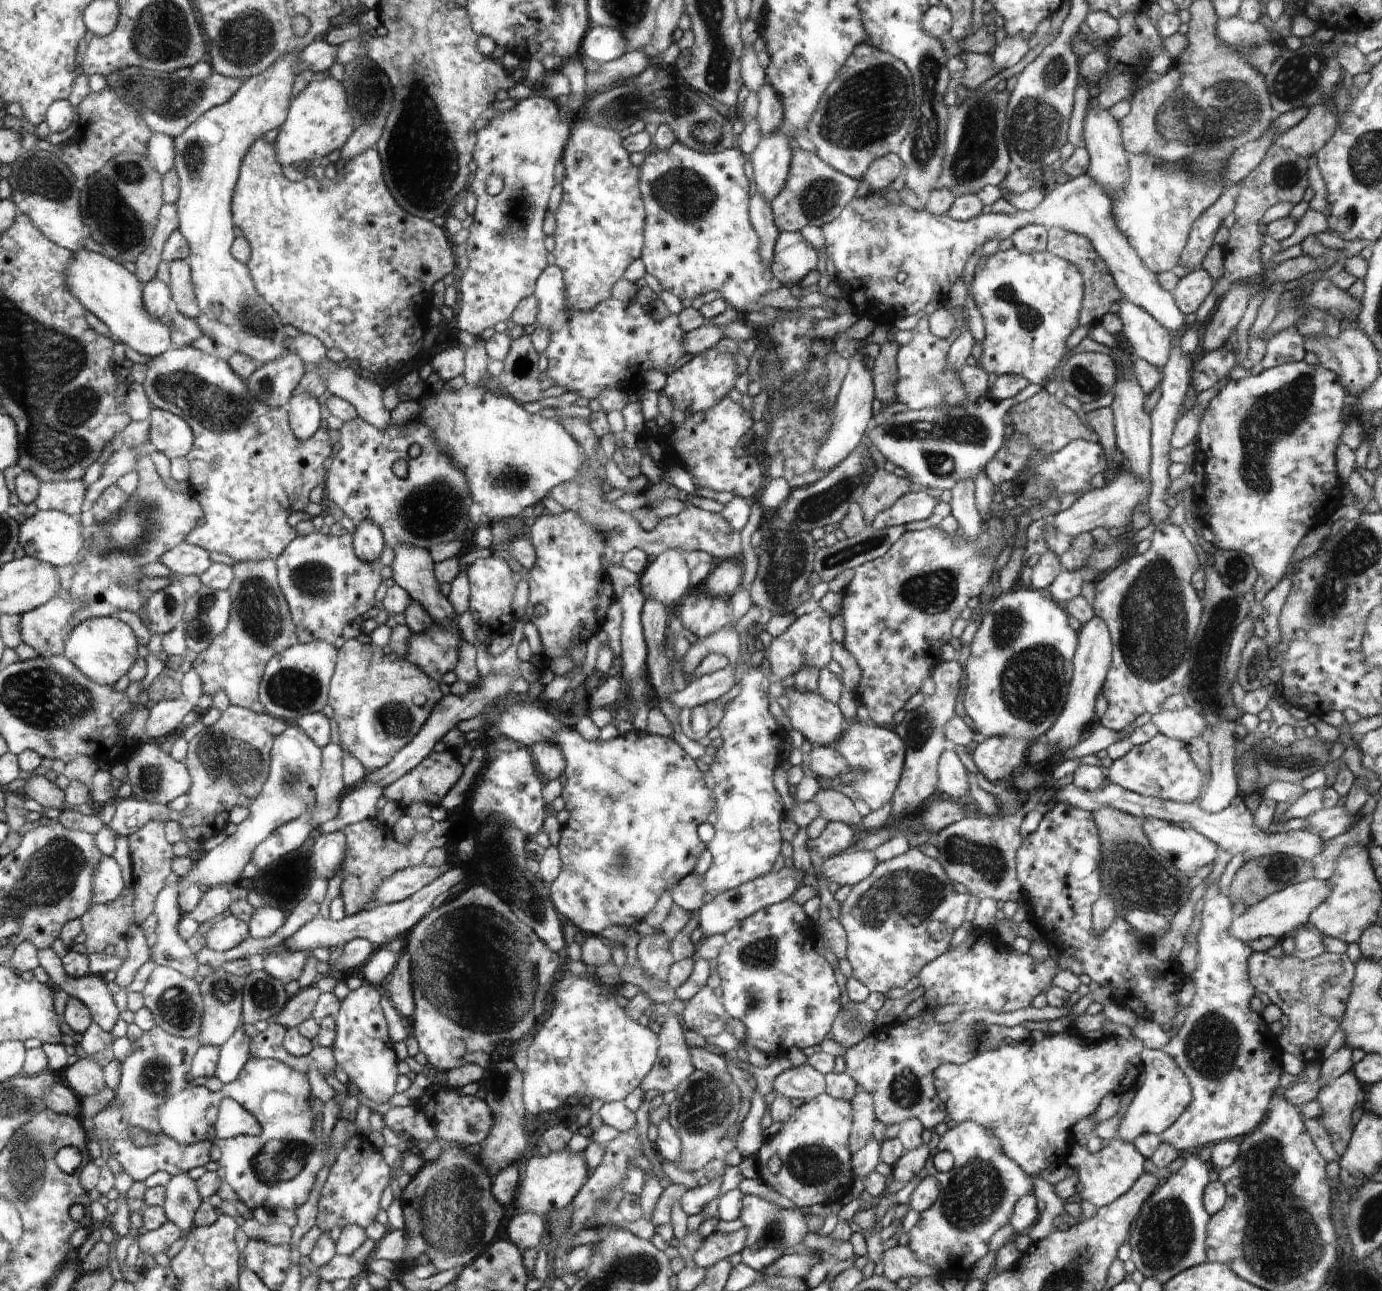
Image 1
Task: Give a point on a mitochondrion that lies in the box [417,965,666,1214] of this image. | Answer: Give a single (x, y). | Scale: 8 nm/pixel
(499, 1088)

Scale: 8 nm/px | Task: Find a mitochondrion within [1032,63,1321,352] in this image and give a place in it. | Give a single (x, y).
(1199, 110)

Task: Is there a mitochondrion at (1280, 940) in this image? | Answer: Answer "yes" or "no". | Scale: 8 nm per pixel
no

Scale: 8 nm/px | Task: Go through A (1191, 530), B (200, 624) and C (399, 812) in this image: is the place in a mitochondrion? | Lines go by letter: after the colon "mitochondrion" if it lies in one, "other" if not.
A: other
B: mitochondrion
C: other

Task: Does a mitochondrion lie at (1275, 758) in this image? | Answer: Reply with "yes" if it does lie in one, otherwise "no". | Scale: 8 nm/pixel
yes

